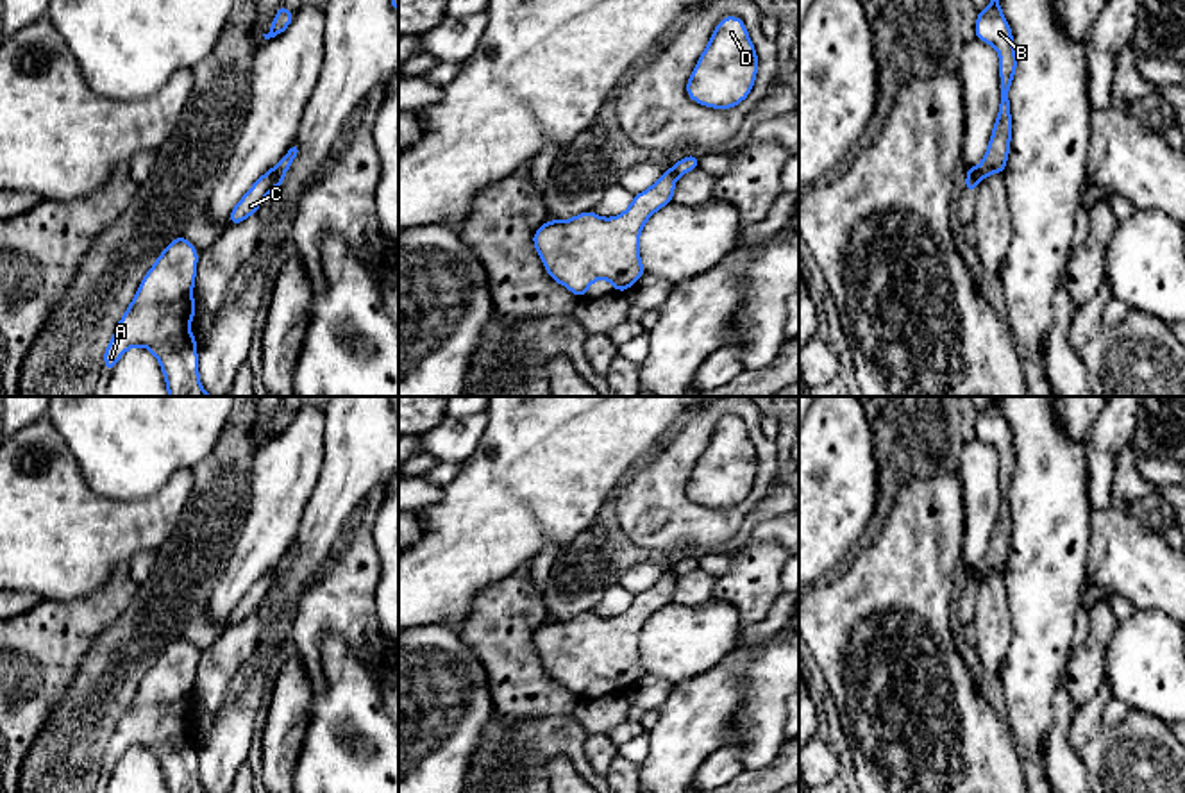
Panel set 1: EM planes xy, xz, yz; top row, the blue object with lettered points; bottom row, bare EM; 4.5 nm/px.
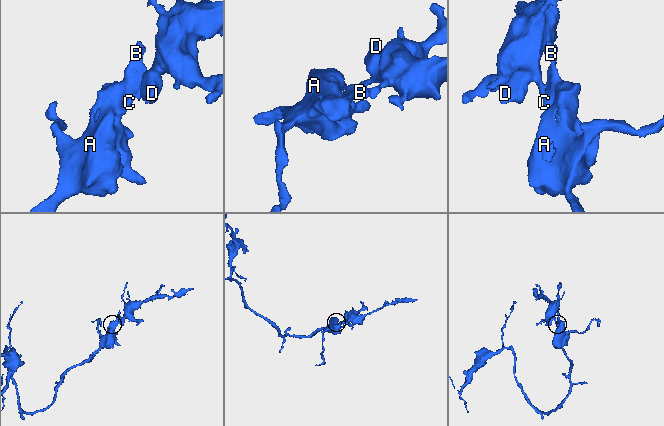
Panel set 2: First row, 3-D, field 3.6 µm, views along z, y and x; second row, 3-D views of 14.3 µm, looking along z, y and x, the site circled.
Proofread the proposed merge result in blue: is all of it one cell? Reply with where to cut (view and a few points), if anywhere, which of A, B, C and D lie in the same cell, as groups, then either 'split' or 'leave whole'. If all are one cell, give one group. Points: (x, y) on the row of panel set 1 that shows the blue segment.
cut in xy along (276, 168), (270, 188); A B C / D; split

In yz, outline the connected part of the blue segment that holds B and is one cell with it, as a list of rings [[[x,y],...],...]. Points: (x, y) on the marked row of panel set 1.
[[[990,0],[990,7],[978,13],[974,32],[978,39],[992,45],[997,50],[1001,75],[999,114],[994,123],[987,154],[976,168],[978,180],[983,180],[990,173],[1004,173],[1006,168],[1012,139],[1012,114],[1008,93],[1013,73],[1017,70],[1017,55],[1013,48],[1012,29],[1003,16],[999,0]]]

